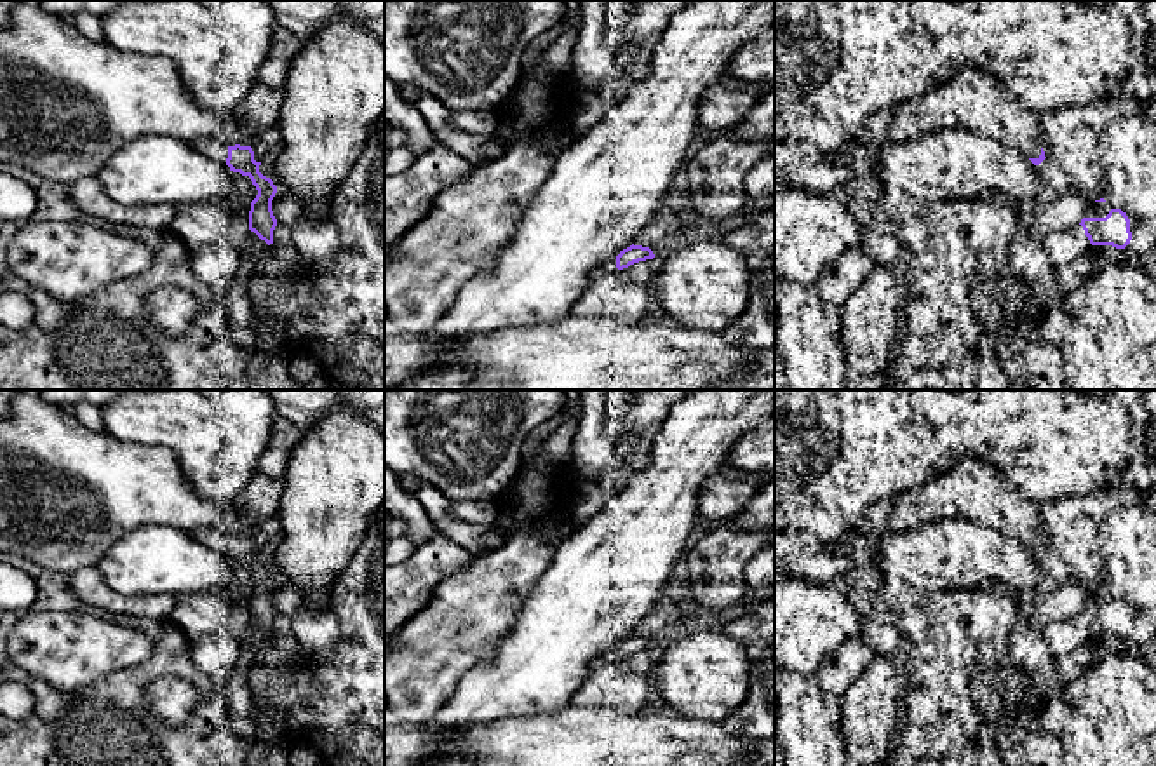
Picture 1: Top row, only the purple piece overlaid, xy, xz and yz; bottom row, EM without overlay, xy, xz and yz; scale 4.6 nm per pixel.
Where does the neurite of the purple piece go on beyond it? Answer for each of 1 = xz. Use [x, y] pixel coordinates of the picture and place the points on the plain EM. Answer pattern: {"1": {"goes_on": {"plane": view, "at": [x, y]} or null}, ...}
{"1": {"goes_on": {"plane": "xz", "at": [608, 655]}}}

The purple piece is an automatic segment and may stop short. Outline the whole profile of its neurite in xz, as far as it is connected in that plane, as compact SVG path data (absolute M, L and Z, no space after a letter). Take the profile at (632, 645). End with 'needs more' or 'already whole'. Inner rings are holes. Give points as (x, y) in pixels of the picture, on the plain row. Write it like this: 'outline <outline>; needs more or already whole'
outline M632 634L630 637L620 641L620 644L616 648L609 648L602 655L599 655L590 663L590 669L597 670L602 665L606 665L608 662L611 662L613 658L623 660L623 658L628 658L634 653L653 649L653 648L655 648L655 644L649 637Z; needs more

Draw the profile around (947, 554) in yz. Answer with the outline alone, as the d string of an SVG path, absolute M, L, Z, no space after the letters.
M940 519L884 534L876 554L879 580L900 580L916 592L958 590L999 580L1017 592L1043 583L1039 555L991 527Z

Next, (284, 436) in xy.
M277 414L266 449L258 460L258 472L284 480L289 458L303 432L289 420Z

